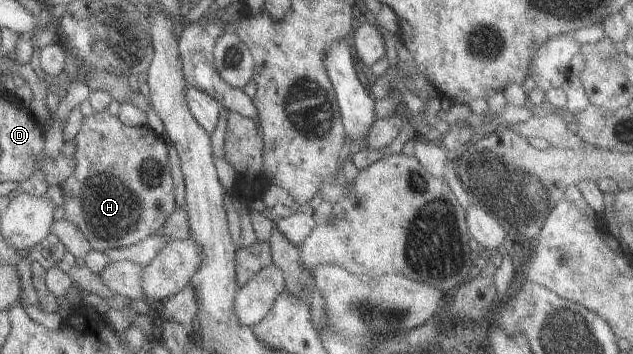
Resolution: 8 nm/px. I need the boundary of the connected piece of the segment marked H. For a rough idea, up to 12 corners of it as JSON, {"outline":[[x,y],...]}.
{"outline":[[93,111],[59,186],[93,250],[157,234],[176,209],[168,145]]}

